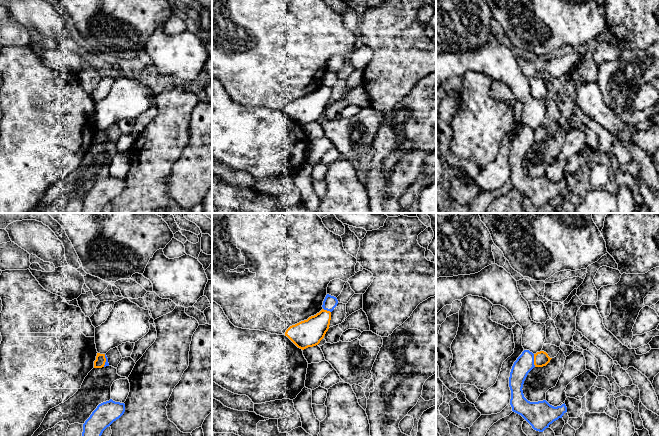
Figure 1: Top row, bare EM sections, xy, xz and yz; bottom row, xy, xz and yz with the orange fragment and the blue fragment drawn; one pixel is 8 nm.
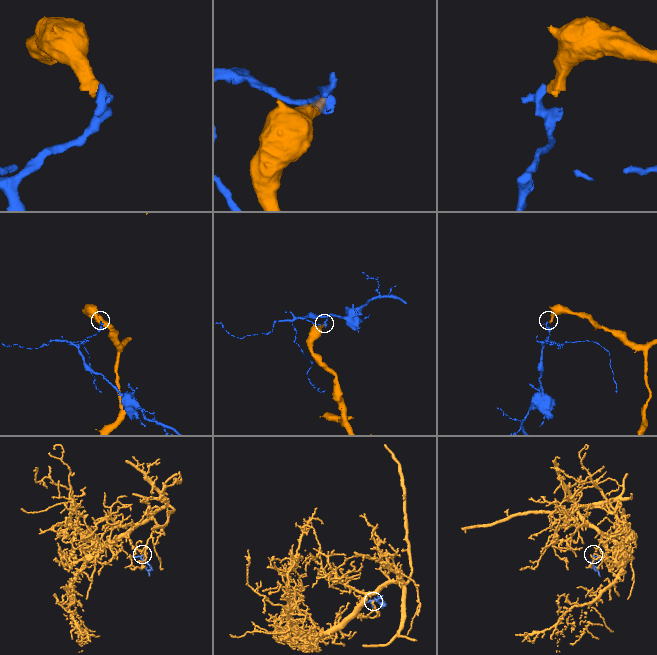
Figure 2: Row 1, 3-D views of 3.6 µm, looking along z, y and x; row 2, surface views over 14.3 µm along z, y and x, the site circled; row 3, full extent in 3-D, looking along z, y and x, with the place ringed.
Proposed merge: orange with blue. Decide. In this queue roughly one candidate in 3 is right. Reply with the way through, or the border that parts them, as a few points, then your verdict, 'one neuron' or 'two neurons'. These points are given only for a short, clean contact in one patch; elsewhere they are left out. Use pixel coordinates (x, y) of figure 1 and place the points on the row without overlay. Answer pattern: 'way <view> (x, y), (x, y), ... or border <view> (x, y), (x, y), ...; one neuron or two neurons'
border yz (533, 130), (533, 140), (535, 142); two neurons

